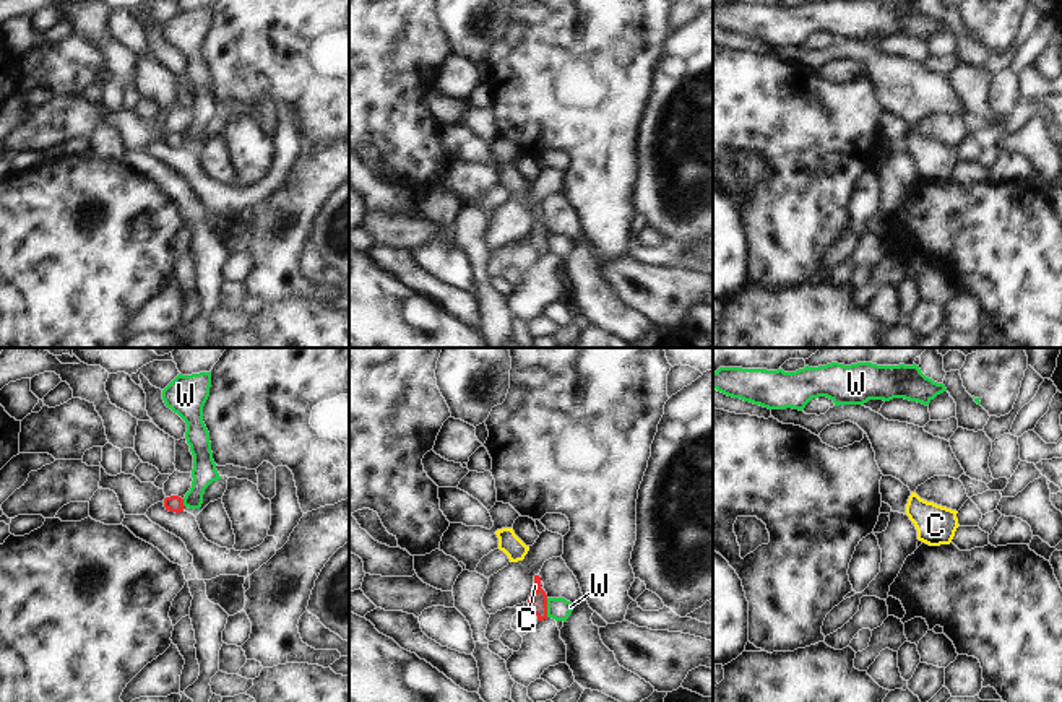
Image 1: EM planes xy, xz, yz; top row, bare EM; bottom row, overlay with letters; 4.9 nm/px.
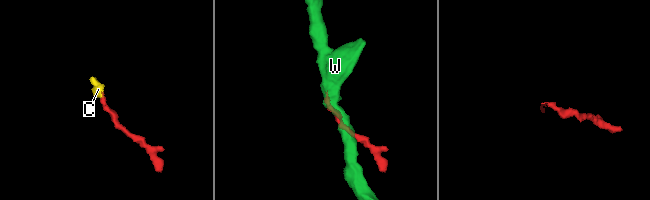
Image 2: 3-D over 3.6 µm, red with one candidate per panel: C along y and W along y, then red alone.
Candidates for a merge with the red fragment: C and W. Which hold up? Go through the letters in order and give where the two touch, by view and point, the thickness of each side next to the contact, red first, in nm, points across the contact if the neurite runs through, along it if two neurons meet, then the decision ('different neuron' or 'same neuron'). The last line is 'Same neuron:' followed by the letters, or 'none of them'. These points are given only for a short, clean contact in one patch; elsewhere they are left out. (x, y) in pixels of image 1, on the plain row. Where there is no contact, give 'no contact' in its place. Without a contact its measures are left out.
C: meets red in xz at (536, 225); 100 nm thick on the red side, 20 nm on the other; runs through xz (538, 238), (536, 225), (535, 221); same neuron
W: meets red in xz at (546, 244); 100 nm thick on the red side, 110 nm on the other; border along xz (546, 234), (548, 252); different neuron
Same neuron: C

